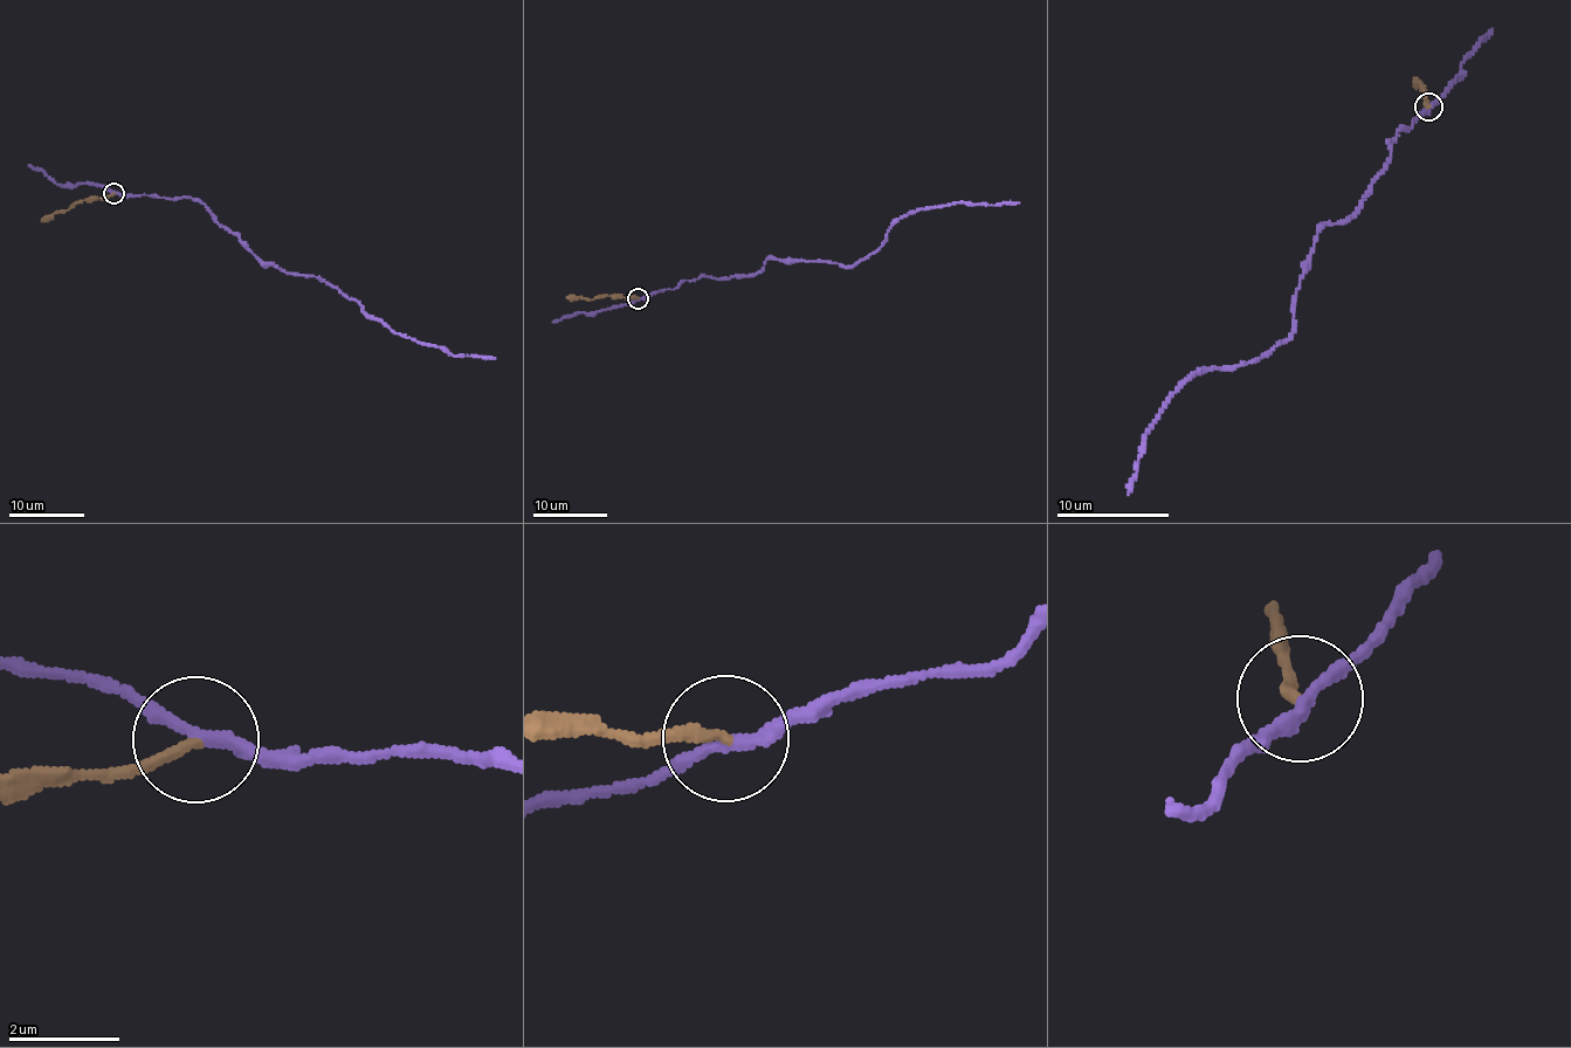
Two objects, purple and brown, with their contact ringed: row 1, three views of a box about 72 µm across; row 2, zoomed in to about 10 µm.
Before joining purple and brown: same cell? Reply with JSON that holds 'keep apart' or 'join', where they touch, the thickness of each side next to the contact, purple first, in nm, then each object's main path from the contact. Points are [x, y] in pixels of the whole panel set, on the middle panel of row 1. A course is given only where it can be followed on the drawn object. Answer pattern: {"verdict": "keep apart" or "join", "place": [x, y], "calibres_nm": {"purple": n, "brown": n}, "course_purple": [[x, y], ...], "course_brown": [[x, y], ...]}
{"verdict": "keep apart", "place": [638, 298], "calibres_nm": {"purple": 220, "brown": 190}, "course_purple": [[639, 298], [701, 276], [751, 275], [767, 259], [855, 264], [881, 245], [898, 220], [920, 209], [1019, 202]], "course_brown": [[639, 298], [566, 297]]}

